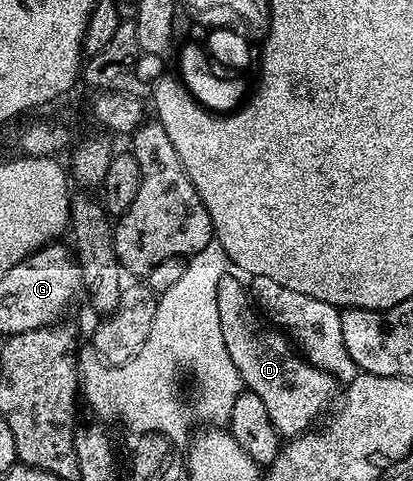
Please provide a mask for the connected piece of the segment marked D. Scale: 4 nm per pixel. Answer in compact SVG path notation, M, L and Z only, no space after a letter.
M233 275L220 279L216 309L220 311L224 347L228 347L228 355L232 355L236 371L240 371L243 386L249 392L260 395L278 434L289 439L306 432L319 420L318 412L328 399L333 379L299 355L285 332L263 320L247 286L242 286Z

